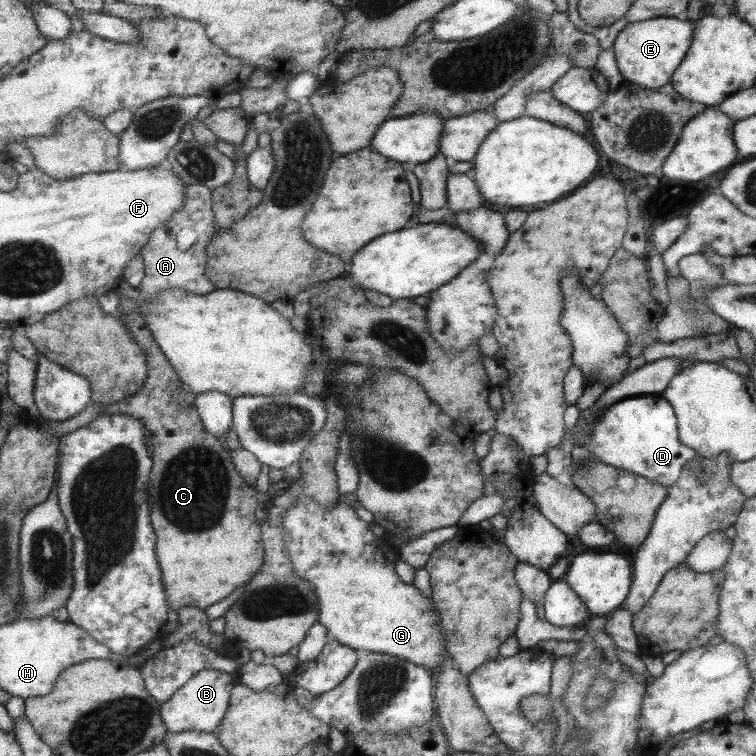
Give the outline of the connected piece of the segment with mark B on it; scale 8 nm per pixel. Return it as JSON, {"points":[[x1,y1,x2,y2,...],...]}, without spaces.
{"points":[[211,669,196,672,167,702,161,703,160,714,166,730,174,733,183,731,215,733,230,708,230,695,234,686,235,672,226,673]]}

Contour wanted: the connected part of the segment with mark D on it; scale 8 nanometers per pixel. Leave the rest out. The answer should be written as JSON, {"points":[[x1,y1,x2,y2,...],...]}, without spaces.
{"points":[[659,393,623,399,606,406,588,430,587,440,577,445,584,446,600,463,666,487,673,485,686,462,697,456,690,446,680,441,674,412]]}

